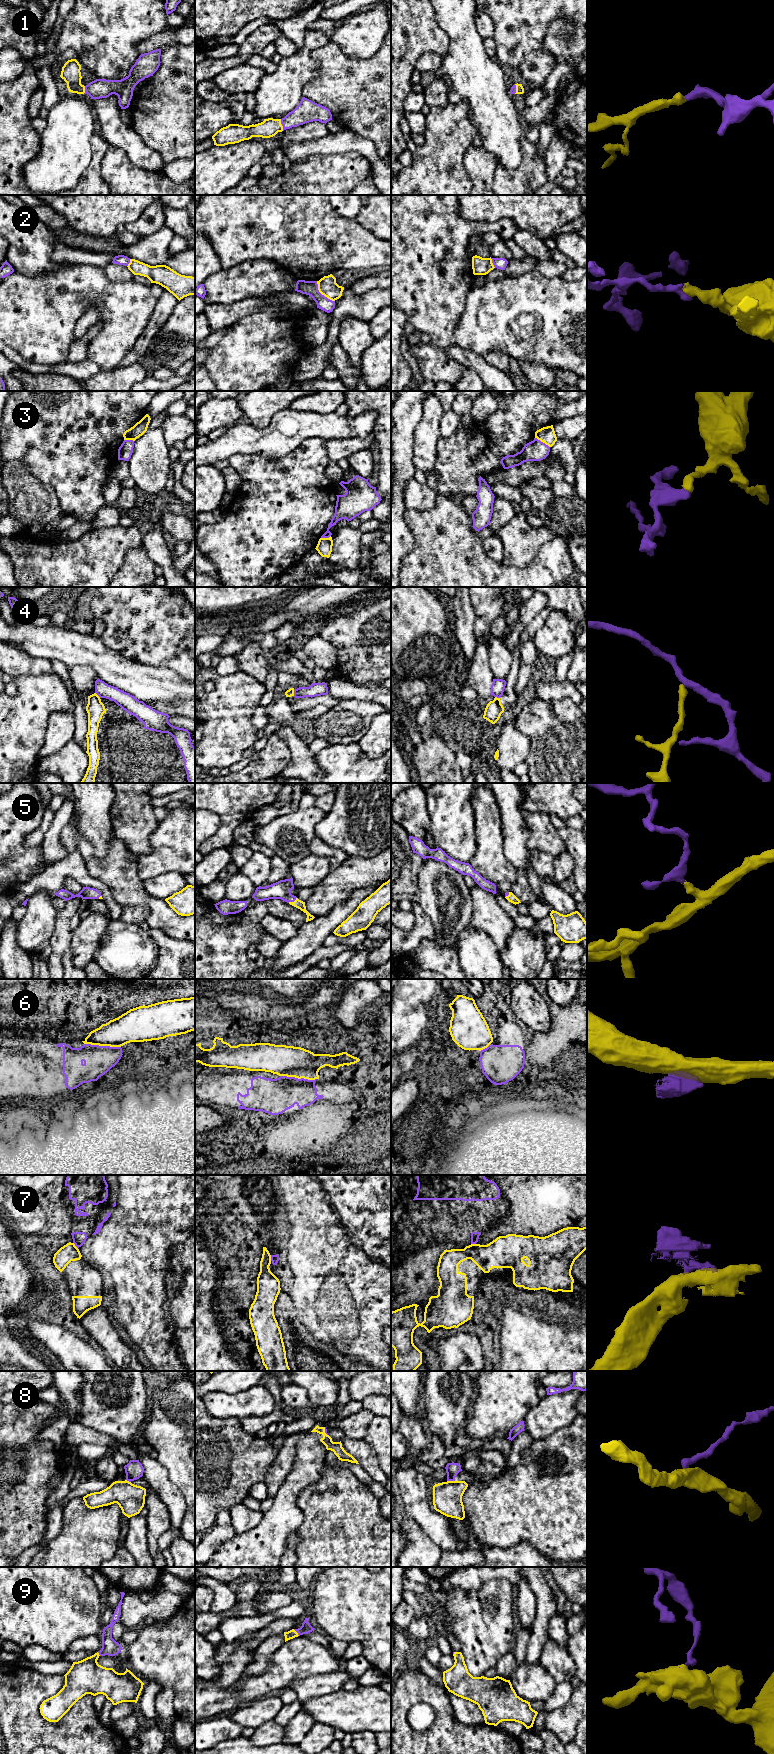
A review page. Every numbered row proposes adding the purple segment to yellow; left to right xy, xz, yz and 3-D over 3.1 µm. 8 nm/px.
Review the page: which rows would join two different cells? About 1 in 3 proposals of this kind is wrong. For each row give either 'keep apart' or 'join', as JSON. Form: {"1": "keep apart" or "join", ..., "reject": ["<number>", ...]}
{"1": "join", "2": "keep apart", "3": "keep apart", "4": "keep apart", "5": "join", "6": "keep apart", "7": "keep apart", "8": "keep apart", "9": "join", "reject": ["2", "3", "4", "6", "7", "8"]}

